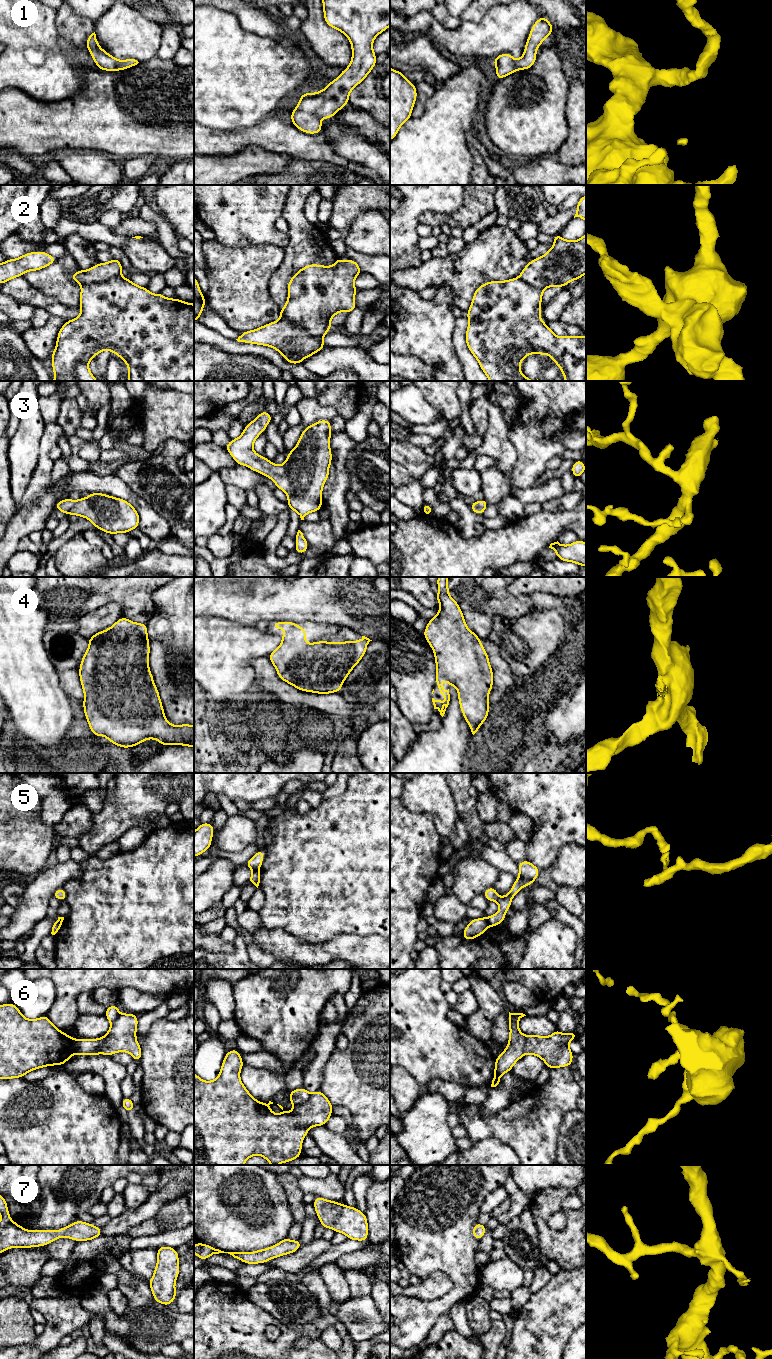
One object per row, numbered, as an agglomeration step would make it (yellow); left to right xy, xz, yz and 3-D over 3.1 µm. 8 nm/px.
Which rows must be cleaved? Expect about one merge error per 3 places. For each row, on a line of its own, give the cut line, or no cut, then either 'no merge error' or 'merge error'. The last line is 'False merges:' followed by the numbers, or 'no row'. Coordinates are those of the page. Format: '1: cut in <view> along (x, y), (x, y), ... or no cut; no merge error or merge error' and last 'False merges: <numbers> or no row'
1: no cut; no merge error
2: cut in xz along (279, 319), (294, 322), (309, 334), (322, 337); merge error
3: no cut; no merge error
4: no cut; no merge error
5: cut in yz along (485, 917), (489, 925); merge error
6: cut in xz along (311, 1094), (305, 1101), (295, 1106); merge error
7: no cut; no merge error
False merges: 2, 5, 6

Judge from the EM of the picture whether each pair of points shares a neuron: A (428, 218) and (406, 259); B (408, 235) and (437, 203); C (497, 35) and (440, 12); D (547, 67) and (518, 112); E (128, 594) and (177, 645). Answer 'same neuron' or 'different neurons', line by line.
A: different neurons
B: same neuron
C: different neurons
D: same neuron
E: different neurons

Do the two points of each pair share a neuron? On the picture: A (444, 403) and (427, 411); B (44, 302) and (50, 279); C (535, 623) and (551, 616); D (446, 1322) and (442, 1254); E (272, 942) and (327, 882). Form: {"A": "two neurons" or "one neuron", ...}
{"A": "two neurons", "B": "two neurons", "C": "one neuron", "D": "two neurons", "E": "two neurons"}

